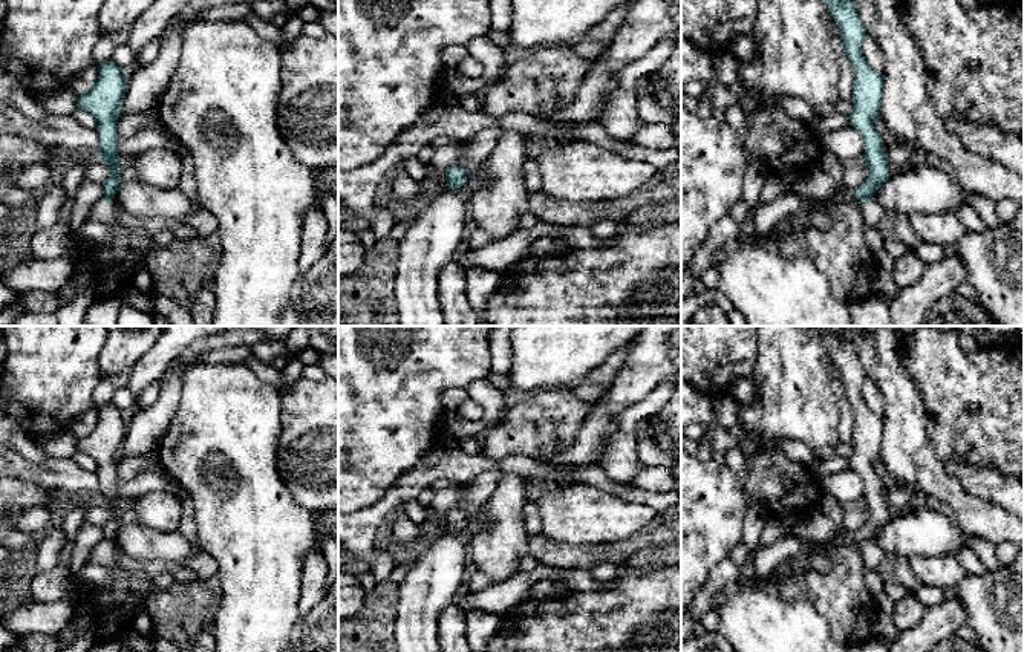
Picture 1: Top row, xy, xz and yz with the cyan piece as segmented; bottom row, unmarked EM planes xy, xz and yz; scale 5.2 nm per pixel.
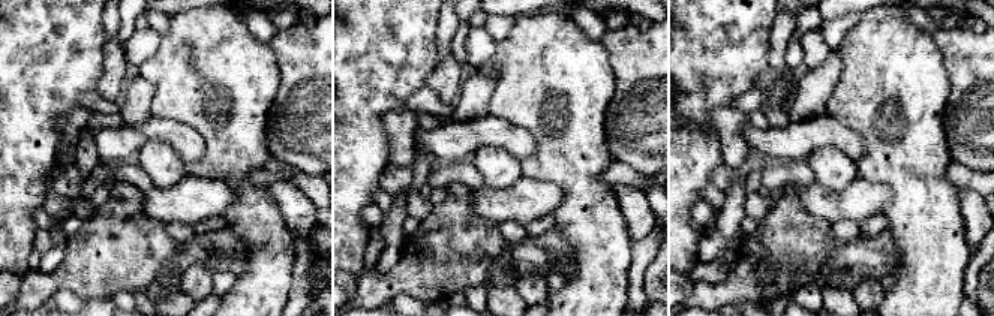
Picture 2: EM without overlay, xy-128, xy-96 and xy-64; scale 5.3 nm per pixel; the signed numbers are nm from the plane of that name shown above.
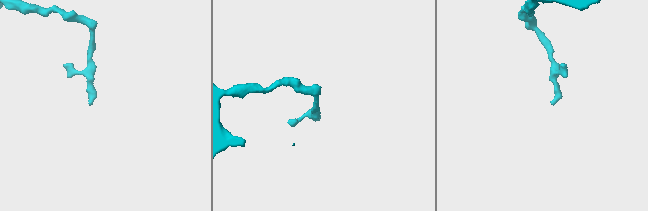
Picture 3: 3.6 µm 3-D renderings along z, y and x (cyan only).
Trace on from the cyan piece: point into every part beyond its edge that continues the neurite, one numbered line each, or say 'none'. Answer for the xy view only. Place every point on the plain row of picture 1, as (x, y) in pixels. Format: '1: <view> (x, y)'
none

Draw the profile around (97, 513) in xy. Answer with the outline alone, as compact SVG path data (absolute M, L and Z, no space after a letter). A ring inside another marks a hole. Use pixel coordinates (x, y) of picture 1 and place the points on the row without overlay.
M92 499L84 516L84 522L89 525L104 526L110 516L112 511L106 505L103 505L98 499Z

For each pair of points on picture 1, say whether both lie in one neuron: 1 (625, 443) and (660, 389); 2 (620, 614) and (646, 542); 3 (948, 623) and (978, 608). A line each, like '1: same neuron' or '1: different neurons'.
1: same neuron
2: different neurons
3: different neurons

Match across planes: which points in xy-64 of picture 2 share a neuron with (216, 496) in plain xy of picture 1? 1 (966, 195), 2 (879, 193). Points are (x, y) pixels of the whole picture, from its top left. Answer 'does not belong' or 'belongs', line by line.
1: does not belong
2: does not belong

